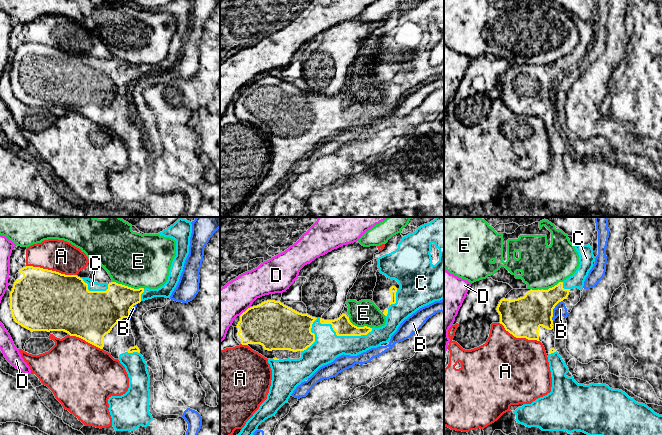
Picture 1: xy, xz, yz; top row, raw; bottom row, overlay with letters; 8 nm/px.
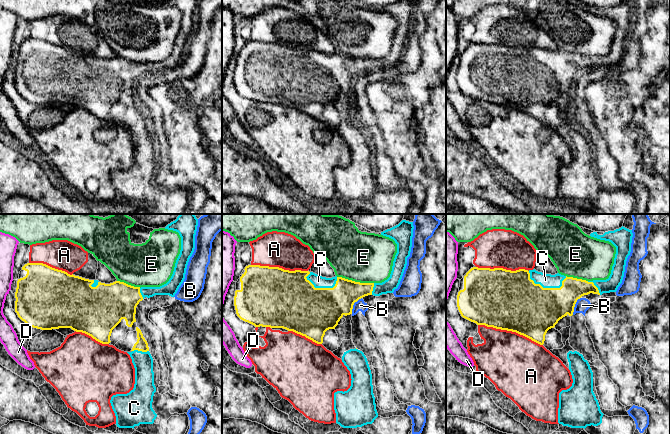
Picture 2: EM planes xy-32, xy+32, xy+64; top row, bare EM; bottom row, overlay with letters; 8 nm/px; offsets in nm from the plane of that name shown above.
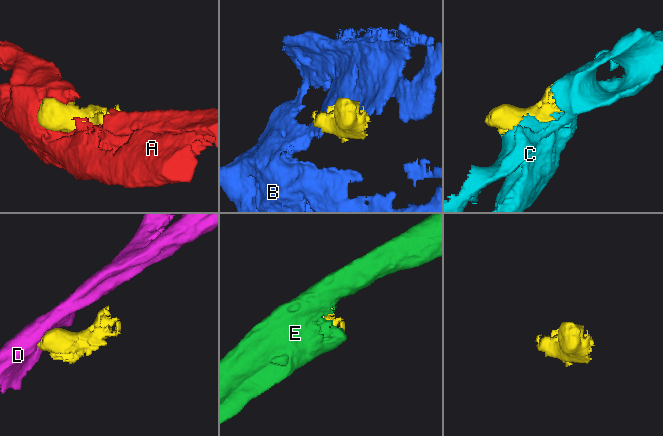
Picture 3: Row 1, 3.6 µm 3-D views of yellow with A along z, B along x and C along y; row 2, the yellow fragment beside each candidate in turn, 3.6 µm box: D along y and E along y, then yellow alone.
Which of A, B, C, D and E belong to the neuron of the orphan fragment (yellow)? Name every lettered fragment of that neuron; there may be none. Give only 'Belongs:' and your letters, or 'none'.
Belongs: C

